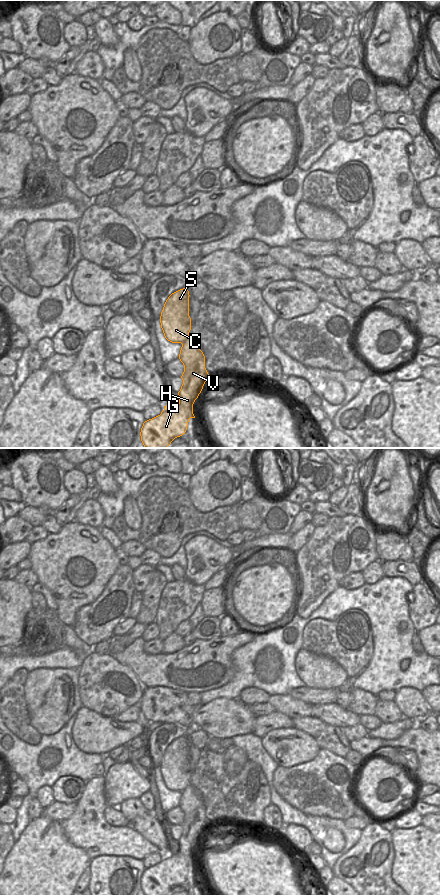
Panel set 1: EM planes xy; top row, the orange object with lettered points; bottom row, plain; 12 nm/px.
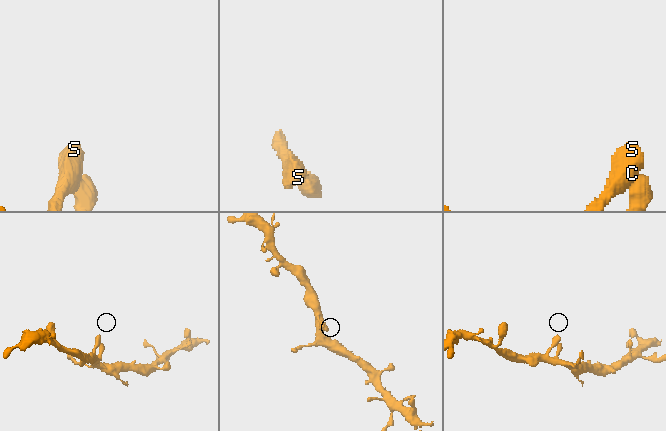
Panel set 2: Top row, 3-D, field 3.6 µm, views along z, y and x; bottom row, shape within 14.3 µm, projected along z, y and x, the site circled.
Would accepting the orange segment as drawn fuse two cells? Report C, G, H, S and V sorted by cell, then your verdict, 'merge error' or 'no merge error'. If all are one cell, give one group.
C G H S V | no merge error

